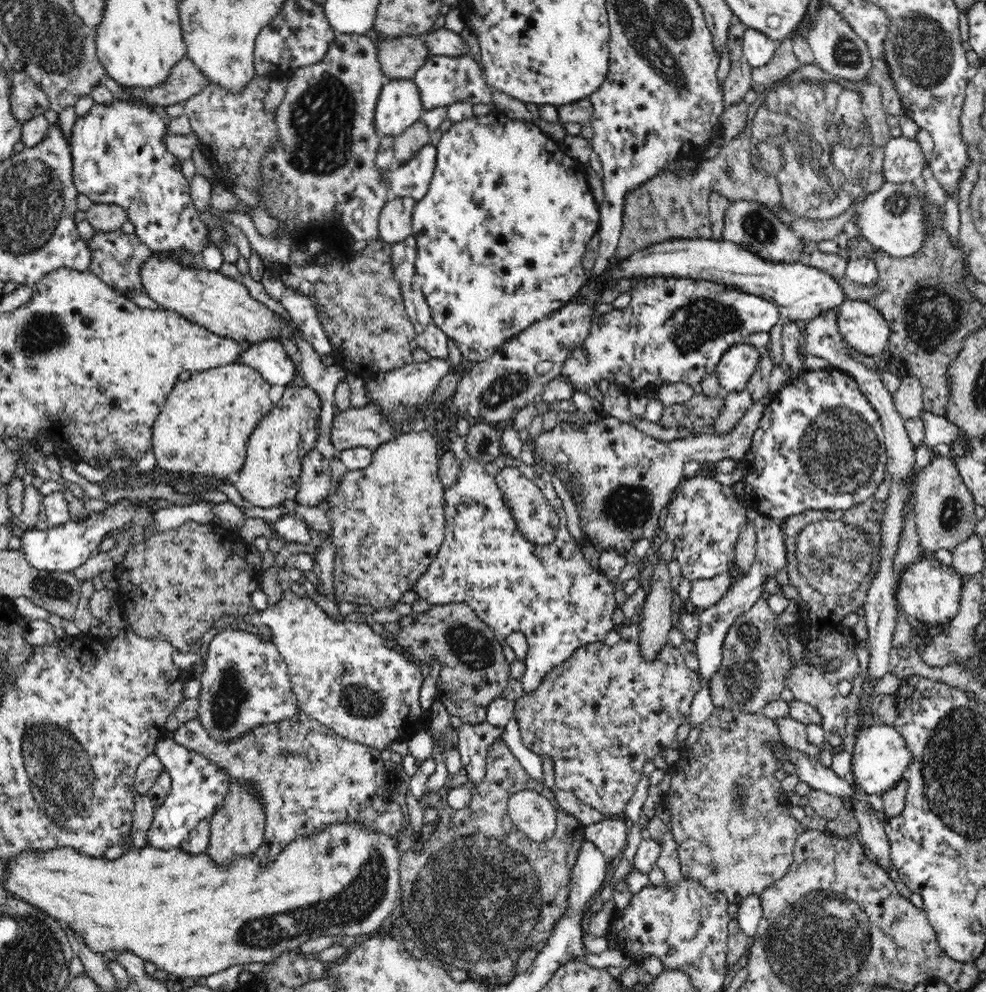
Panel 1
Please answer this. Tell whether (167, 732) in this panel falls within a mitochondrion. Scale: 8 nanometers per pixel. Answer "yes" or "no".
no

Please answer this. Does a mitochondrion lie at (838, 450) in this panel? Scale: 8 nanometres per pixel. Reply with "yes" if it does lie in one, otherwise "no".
yes

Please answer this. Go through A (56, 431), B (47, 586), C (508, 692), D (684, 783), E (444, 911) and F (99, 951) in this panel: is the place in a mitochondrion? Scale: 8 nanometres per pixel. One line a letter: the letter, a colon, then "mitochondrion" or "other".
A: other
B: mitochondrion
C: other
D: other
E: mitochondrion
F: other

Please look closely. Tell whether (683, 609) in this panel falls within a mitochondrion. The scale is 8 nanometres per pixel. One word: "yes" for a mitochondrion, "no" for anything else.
no

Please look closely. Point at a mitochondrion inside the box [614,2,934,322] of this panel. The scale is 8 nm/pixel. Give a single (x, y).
(811, 137)

